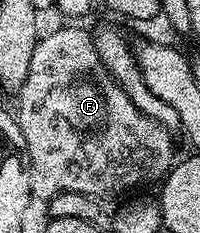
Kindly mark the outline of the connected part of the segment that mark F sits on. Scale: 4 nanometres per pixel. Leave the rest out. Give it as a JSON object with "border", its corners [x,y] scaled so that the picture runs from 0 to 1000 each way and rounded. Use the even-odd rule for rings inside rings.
{"border":[[[270,124],[235,159],[195,155],[180,219],[160,219],[150,313],[80,416],[80,515],[130,618],[120,670],[150,734],[150,820],[210,871],[305,828],[395,828],[475,854],[570,845],[685,794],[825,764],[875,687],[855,558],[660,459],[660,433],[550,335],[520,270],[500,270],[455,146],[410,124]]]}

